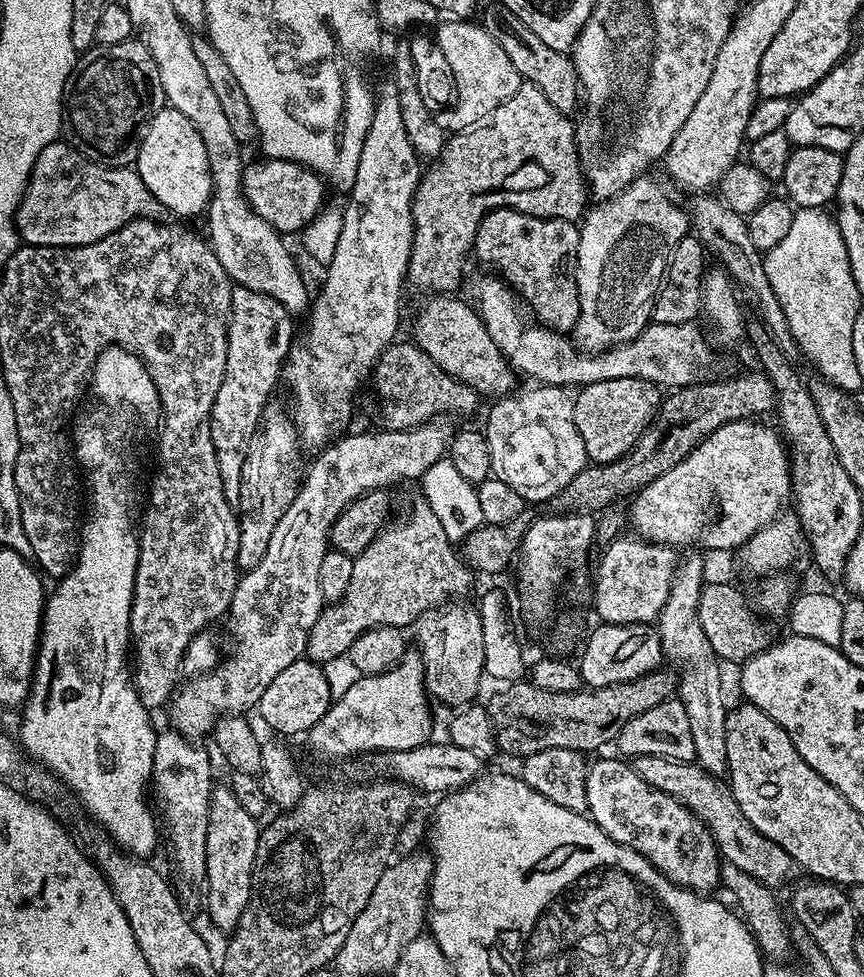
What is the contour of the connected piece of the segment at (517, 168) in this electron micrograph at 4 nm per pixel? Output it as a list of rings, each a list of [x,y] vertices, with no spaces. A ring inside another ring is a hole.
[[[521,83],[520,89],[510,98],[506,98],[506,102],[502,102],[502,106],[498,106],[498,110],[494,110],[488,115],[487,120],[476,125],[475,128],[466,128],[462,132],[451,133],[444,141],[444,148],[439,156],[431,161],[432,164],[423,169],[420,184],[416,188],[416,193],[412,199],[412,249],[408,258],[408,273],[406,280],[409,285],[412,284],[416,288],[421,288],[424,294],[452,294],[457,290],[460,279],[464,276],[464,255],[473,251],[476,242],[476,231],[482,222],[482,218],[487,212],[492,212],[496,208],[513,208],[522,214],[530,214],[531,216],[539,216],[542,220],[570,220],[579,221],[586,211],[586,205],[590,200],[590,193],[586,187],[584,172],[580,169],[580,155],[576,153],[576,130],[573,121],[567,115],[561,113],[558,109],[550,104],[543,90],[536,88],[530,83]]]

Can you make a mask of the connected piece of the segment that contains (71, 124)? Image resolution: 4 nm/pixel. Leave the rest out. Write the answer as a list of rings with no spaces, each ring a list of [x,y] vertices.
[[[131,39],[117,44],[93,46],[76,61],[70,78],[64,87],[64,123],[62,136],[73,148],[77,148],[90,162],[105,164],[108,168],[127,168],[135,165],[136,155],[149,120],[165,107],[162,82],[158,78],[158,66],[141,40]]]

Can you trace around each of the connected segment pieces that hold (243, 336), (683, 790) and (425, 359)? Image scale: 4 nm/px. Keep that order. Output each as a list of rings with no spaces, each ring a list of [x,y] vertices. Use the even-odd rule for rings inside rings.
[[[241,288],[232,289],[232,305],[228,311],[228,345],[226,346],[226,374],[222,386],[218,386],[218,398],[214,398],[214,410],[210,422],[210,438],[214,442],[214,450],[218,460],[218,474],[222,476],[222,490],[230,502],[241,499],[242,485],[245,483],[244,463],[246,462],[247,446],[252,435],[260,427],[260,419],[264,407],[273,399],[272,391],[276,383],[281,383],[282,373],[292,344],[293,315],[284,309],[282,304],[266,294],[258,294],[258,290]]]
[[[661,756],[635,757],[634,767],[642,782],[650,782],[654,790],[662,790],[662,794],[670,794],[670,798],[682,802],[707,826],[716,843],[716,849],[727,863],[738,866],[738,870],[746,870],[750,878],[756,878],[773,890],[779,889],[779,884],[791,885],[797,879],[796,860],[790,858],[790,854],[786,854],[786,850],[782,850],[778,842],[770,842],[770,838],[758,834],[758,830],[750,826],[738,802],[732,797],[731,788],[721,777],[711,776],[695,762],[671,760]]]
[[[393,342],[376,359],[370,373],[370,384],[376,387],[376,400],[380,403],[380,420],[390,432],[409,432],[420,424],[429,423],[443,408],[460,416],[468,416],[476,408],[478,395],[470,386],[455,380],[440,369],[432,358],[415,342]]]

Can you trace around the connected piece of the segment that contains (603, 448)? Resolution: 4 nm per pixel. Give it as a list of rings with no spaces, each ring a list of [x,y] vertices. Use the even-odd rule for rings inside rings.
[[[610,378],[606,382],[583,385],[577,392],[580,393],[575,393],[572,401],[574,426],[578,426],[578,434],[582,434],[582,446],[586,446],[589,461],[594,464],[609,464],[625,456],[658,415],[662,399],[661,389],[642,378]]]

